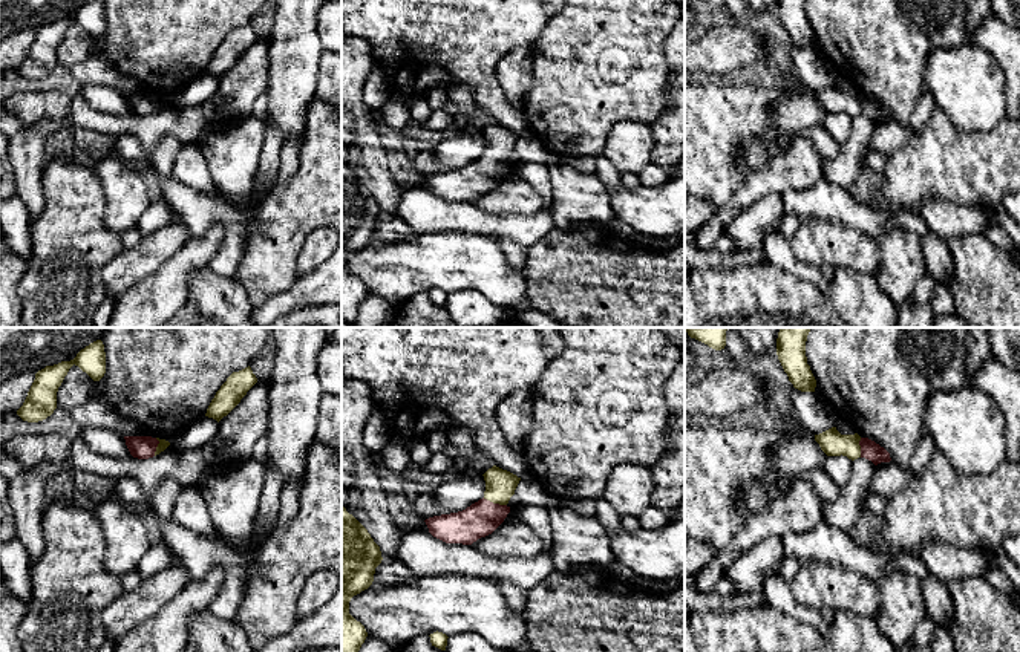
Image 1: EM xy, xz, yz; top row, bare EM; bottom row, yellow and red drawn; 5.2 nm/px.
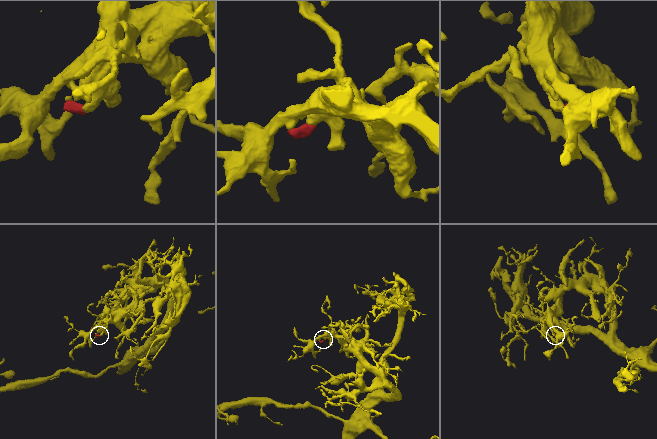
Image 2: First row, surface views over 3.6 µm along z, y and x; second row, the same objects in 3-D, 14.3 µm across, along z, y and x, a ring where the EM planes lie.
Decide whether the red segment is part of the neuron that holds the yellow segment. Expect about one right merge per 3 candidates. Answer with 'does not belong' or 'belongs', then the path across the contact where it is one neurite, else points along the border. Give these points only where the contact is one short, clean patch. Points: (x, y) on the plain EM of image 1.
belongs; runs through xz (500, 141), (495, 159), (480, 176)

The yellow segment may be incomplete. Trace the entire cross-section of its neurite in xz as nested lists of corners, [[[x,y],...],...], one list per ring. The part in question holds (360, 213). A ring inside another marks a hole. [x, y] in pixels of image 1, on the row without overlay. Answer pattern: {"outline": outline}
{"outline": [[[342,162],[342,318],[352,326],[368,289],[349,271],[349,259],[372,242],[381,217],[380,204]]]}

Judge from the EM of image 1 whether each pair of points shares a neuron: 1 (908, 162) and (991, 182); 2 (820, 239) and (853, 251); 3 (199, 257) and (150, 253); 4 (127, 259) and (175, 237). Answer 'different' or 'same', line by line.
1: same
2: same
3: different
4: same

